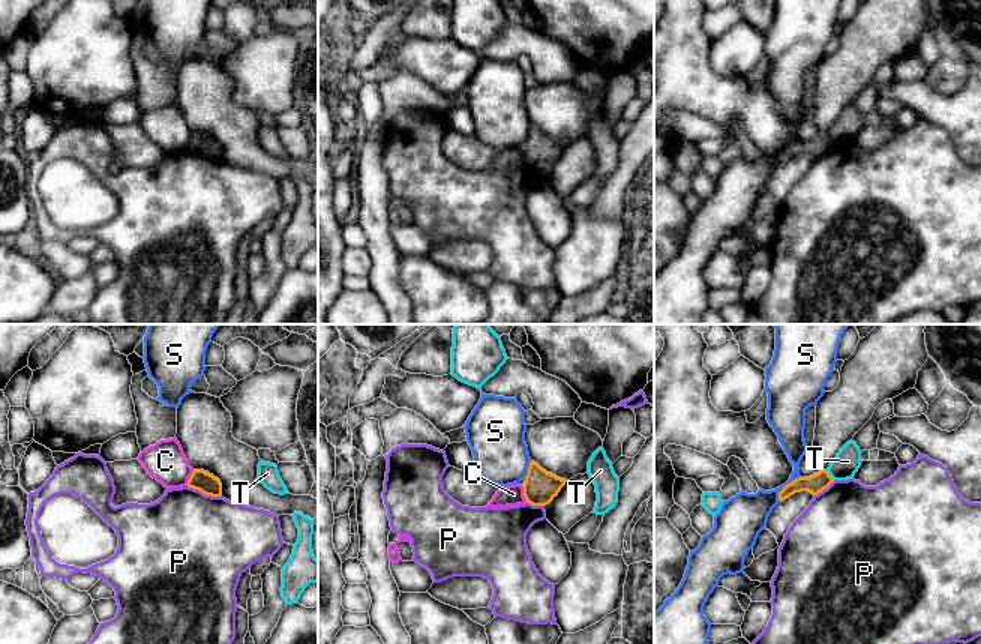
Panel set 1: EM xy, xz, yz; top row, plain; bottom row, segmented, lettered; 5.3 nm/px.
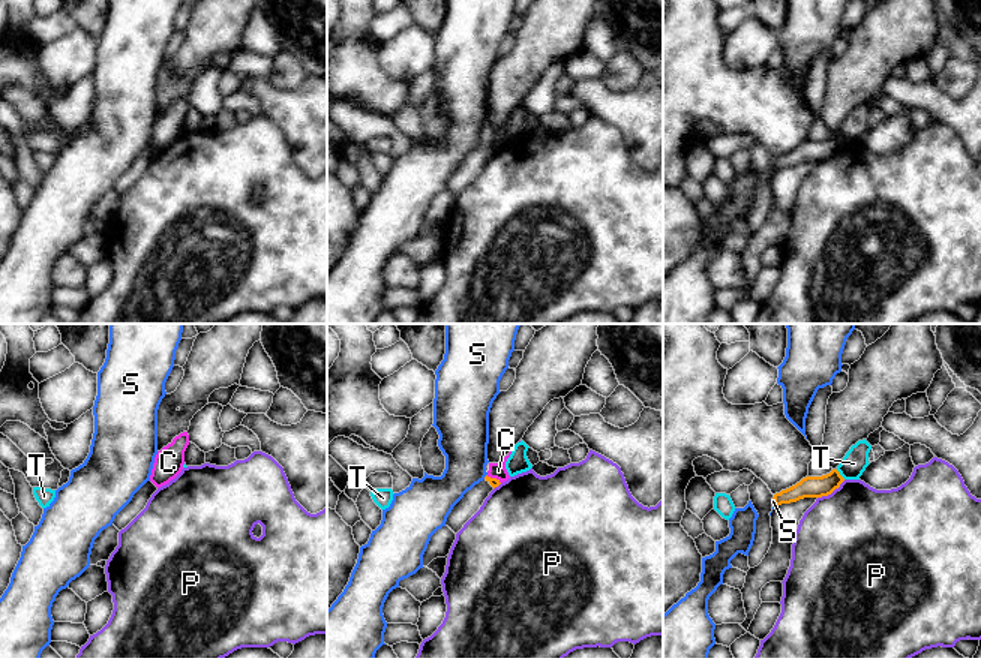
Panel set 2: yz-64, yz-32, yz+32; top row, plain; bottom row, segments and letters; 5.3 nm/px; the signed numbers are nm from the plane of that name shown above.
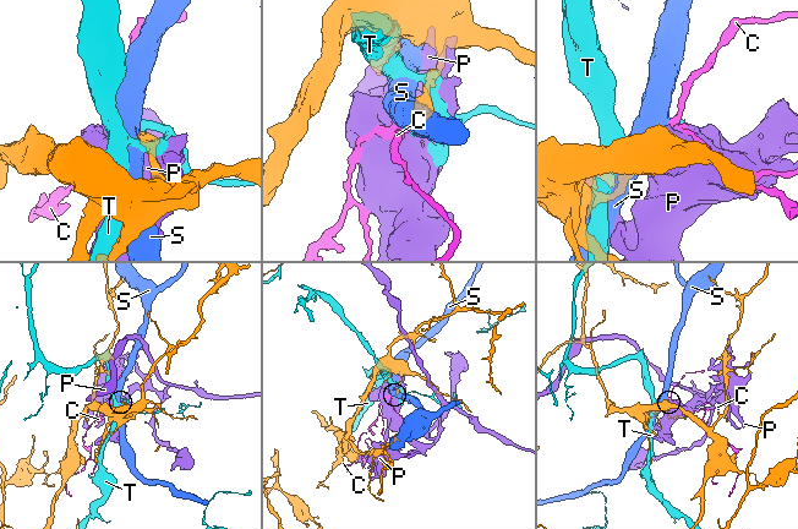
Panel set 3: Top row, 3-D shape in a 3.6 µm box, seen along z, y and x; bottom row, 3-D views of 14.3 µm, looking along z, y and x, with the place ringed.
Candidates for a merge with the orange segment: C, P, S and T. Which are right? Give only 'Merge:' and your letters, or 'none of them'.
Merge: none of them

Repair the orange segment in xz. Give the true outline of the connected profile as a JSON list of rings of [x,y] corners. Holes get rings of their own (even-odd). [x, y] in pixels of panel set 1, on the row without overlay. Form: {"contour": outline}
{"contour": [[[531,125],[524,147],[524,161],[532,170],[546,170],[558,159],[566,146]]]}

